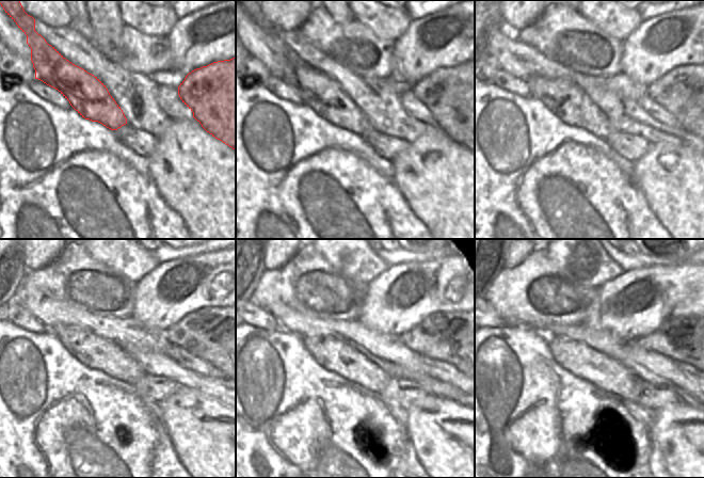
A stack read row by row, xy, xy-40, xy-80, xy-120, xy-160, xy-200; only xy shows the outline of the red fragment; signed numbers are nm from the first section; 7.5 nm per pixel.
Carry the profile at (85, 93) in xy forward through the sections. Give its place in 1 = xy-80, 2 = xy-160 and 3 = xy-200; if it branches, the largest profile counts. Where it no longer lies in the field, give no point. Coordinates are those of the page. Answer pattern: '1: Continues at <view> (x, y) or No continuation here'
1: Continues at xy-80 (568, 101)
2: Continues at xy-160 (333, 354)
3: Continues at xy-200 (577, 357)

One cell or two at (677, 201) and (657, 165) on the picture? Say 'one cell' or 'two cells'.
one cell

